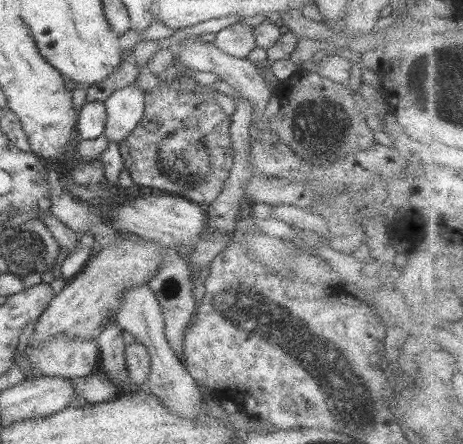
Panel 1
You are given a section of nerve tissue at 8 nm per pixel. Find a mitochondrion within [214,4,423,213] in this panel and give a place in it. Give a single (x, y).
(320, 119)

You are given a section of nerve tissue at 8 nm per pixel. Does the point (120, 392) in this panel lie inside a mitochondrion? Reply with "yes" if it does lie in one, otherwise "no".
no

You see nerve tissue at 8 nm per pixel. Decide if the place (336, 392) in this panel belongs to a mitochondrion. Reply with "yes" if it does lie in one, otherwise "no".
yes

